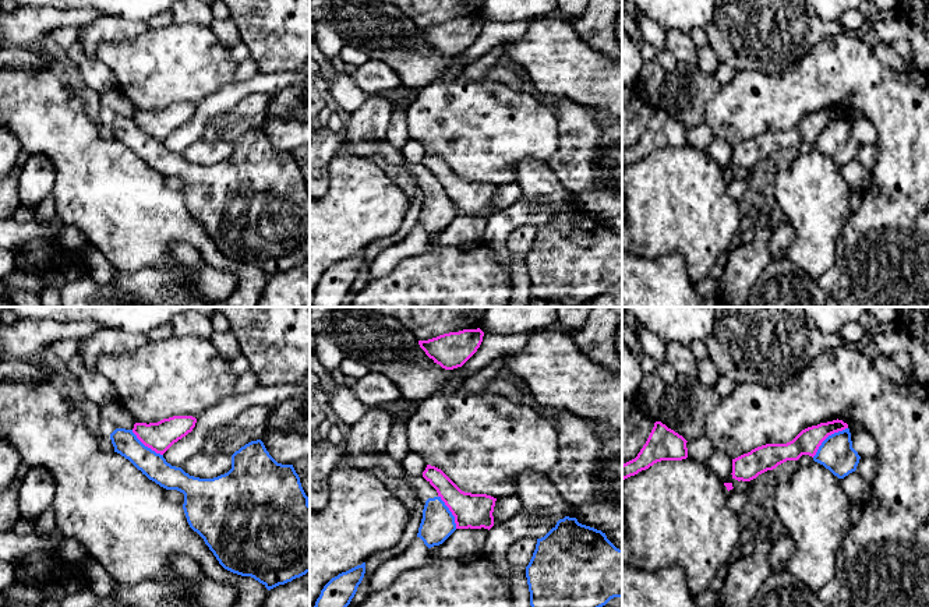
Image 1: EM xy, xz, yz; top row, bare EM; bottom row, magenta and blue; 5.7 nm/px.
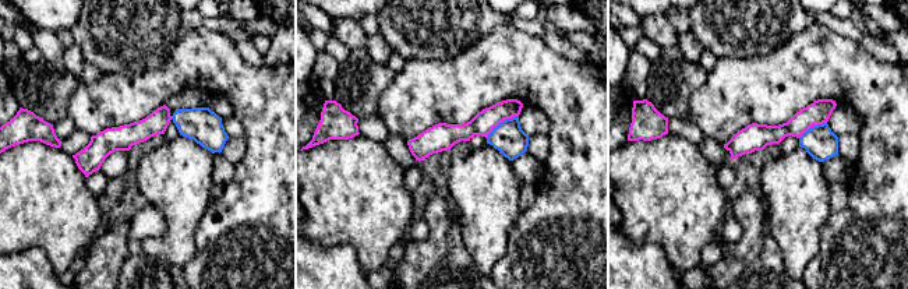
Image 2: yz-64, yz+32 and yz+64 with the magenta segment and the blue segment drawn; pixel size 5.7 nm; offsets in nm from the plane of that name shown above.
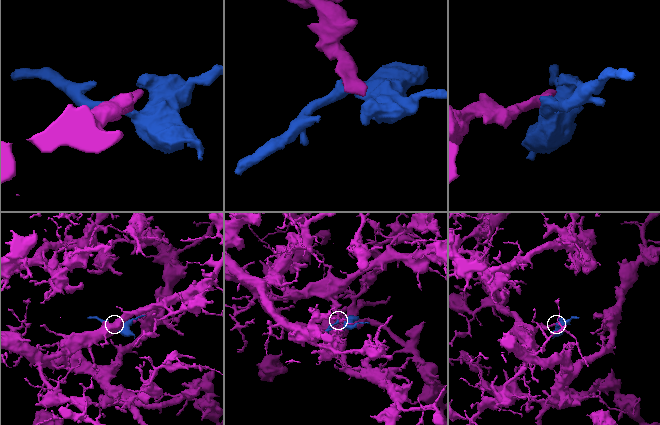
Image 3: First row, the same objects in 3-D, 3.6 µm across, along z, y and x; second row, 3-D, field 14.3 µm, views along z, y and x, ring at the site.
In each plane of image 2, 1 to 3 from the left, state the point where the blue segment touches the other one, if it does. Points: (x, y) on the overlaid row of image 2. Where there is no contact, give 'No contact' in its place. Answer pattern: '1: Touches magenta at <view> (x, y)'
1: No contact
2: Touches magenta at yz+32 (501, 122)
3: Touches magenta at yz+64 (812, 126)

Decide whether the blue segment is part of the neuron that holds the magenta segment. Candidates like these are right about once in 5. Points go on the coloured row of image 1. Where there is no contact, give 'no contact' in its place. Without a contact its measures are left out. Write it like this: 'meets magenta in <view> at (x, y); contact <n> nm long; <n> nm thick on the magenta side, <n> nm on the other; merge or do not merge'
meets magenta in yz at (827, 436); contact 260 nm long; 140 nm thick on the magenta side, 200 nm on the other; do not merge

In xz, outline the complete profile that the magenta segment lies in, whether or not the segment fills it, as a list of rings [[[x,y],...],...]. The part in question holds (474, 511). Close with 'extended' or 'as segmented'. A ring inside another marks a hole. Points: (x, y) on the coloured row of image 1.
[[[427,465],[423,477],[455,516],[456,529],[491,529],[497,498],[462,491],[441,469]]]; as segmented

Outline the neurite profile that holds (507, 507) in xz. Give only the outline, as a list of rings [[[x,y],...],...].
[[[505,495],[497,498],[492,512],[494,526],[513,518],[520,512],[522,507],[522,500],[518,495]]]

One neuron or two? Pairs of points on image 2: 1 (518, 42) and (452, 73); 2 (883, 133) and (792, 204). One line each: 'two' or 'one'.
1: one
2: two

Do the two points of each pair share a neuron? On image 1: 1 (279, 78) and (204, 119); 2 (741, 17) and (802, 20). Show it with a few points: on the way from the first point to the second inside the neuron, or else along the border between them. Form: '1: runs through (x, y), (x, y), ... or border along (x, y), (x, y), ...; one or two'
1: runs through (261, 83), (237, 90), (222, 101); one
2: runs through (756, 17), (769, 27), (787, 27); one

